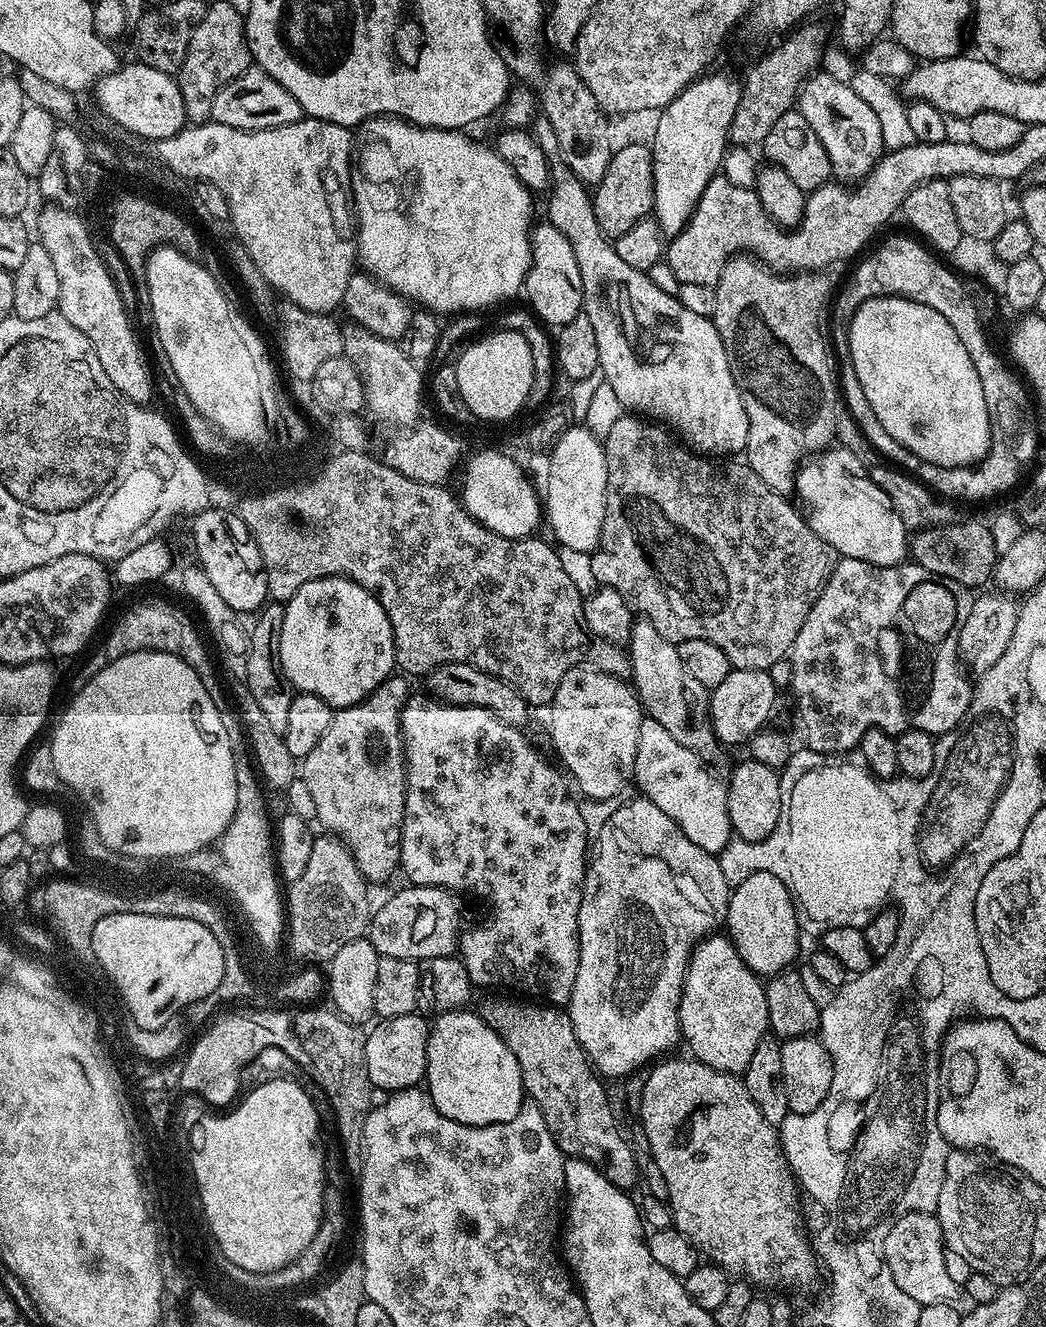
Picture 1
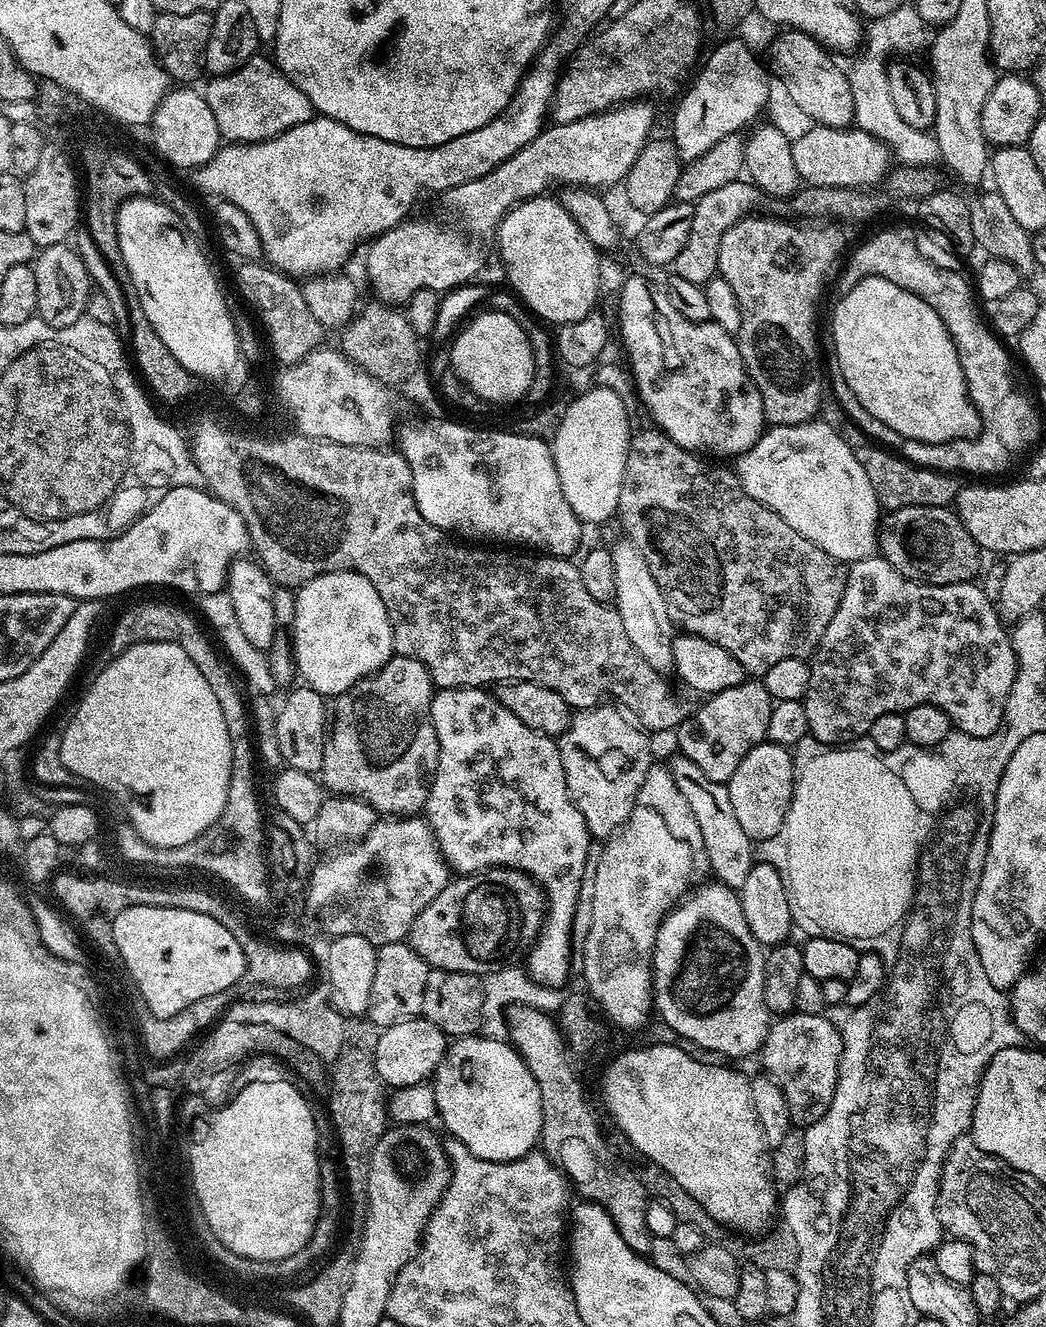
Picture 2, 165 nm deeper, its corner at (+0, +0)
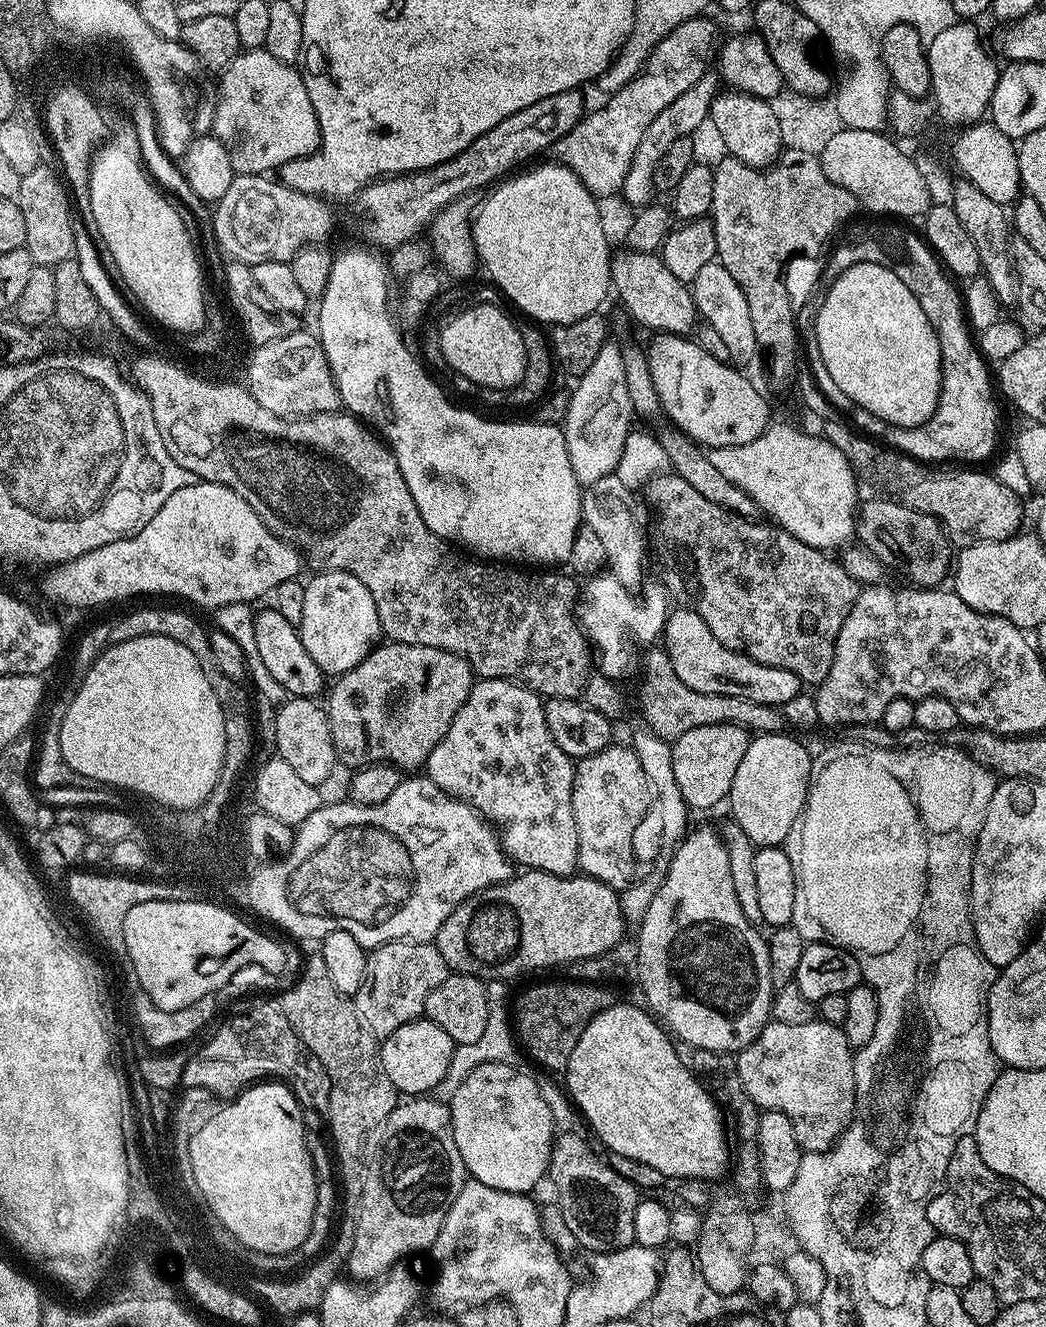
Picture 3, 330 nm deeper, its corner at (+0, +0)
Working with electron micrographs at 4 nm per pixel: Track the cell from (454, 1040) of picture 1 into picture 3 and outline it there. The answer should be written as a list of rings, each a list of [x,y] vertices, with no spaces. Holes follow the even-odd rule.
[[[482,1064],[478,1066],[469,1075],[464,1082],[458,1086],[458,1090],[454,1093],[454,1098],[450,1103],[452,1110],[452,1125],[454,1126],[454,1142],[458,1142],[458,1154],[462,1154],[462,1162],[468,1170],[469,1177],[478,1180],[488,1186],[494,1186],[495,1189],[500,1189],[503,1192],[523,1192],[531,1193],[532,1187],[541,1179],[545,1179],[548,1170],[548,1160],[552,1157],[552,1146],[554,1143],[554,1129],[550,1109],[543,1101],[538,1083],[535,1079],[531,1080],[524,1072],[519,1072],[519,1067],[511,1064]]]

